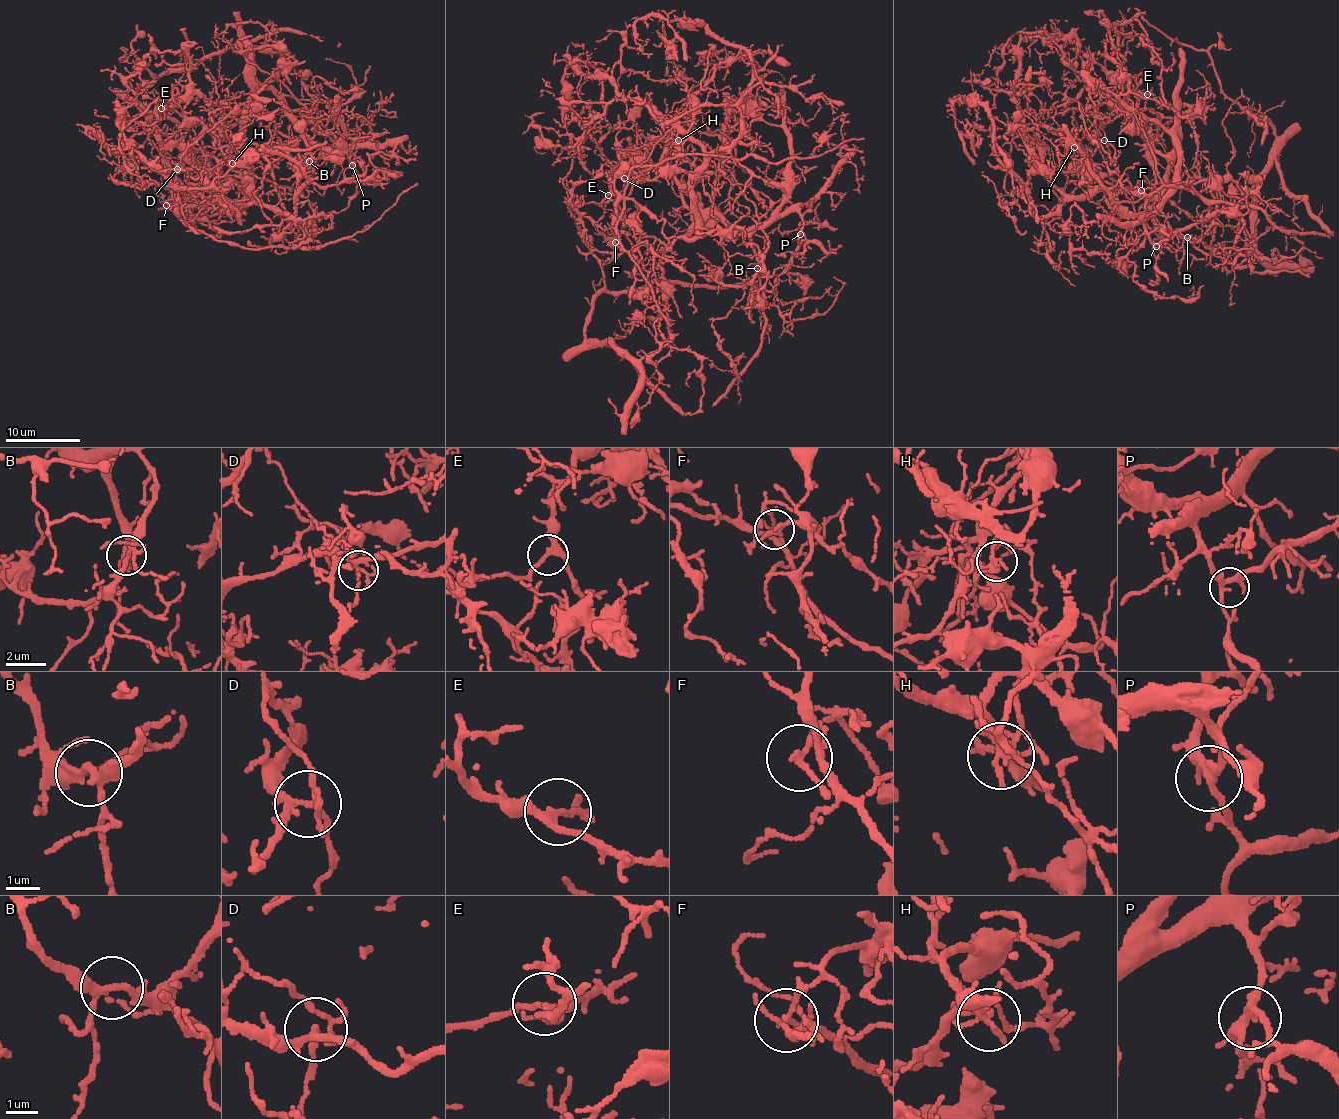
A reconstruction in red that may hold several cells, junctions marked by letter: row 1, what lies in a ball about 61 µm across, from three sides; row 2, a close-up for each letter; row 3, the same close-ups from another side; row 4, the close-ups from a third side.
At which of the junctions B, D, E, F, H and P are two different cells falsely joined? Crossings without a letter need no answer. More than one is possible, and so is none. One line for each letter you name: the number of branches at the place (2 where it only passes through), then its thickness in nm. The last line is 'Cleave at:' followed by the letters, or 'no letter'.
F: Branches: 2. Thickness 140 nm
H: Branches: 3. Thickness 170 nm
Cleave at: F, H

